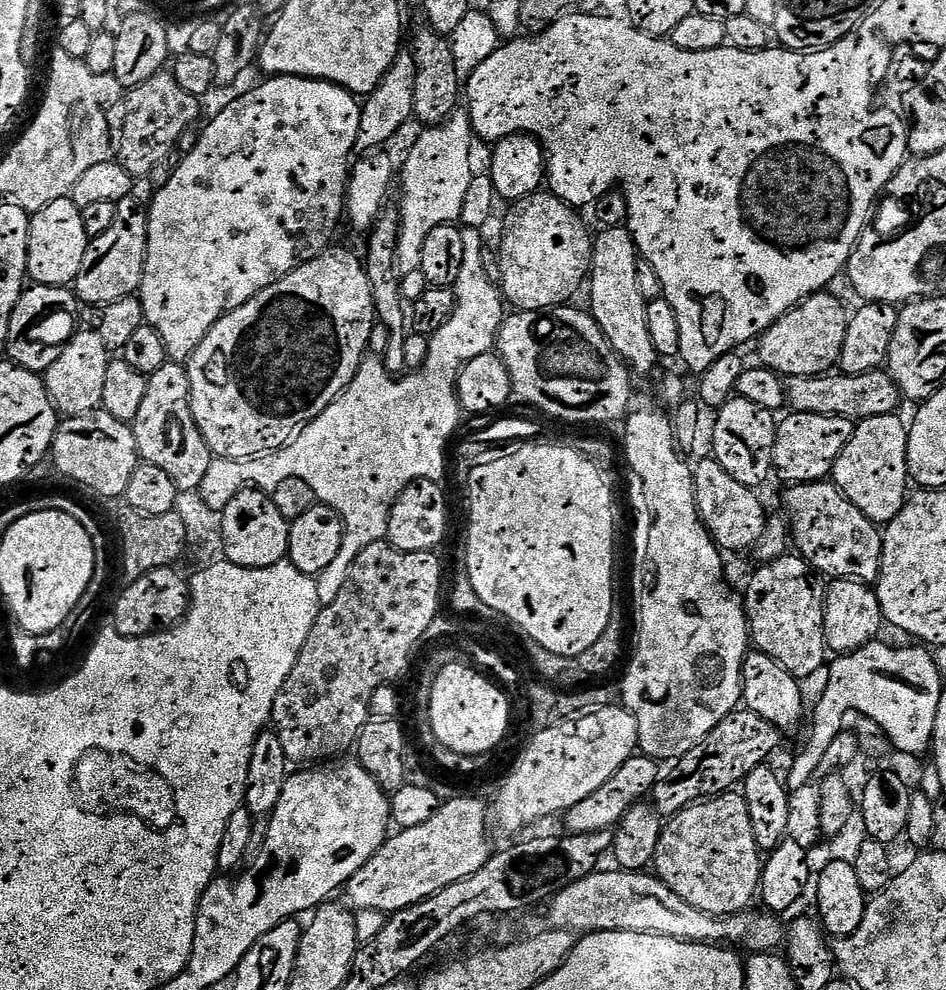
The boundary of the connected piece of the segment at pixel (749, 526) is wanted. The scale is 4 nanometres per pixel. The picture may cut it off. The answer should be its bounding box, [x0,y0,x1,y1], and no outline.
[696,463,769,552]

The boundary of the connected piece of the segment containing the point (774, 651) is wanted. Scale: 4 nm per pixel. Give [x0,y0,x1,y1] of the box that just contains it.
[742,554,826,676]

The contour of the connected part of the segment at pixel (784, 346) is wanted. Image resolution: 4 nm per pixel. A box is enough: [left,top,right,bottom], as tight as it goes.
[758,291,850,378]

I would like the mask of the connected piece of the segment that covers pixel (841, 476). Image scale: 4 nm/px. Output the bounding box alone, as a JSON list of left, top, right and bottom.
[830,414,910,526]

